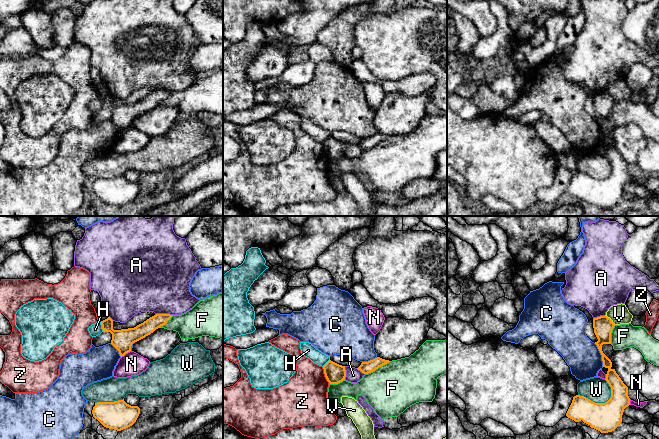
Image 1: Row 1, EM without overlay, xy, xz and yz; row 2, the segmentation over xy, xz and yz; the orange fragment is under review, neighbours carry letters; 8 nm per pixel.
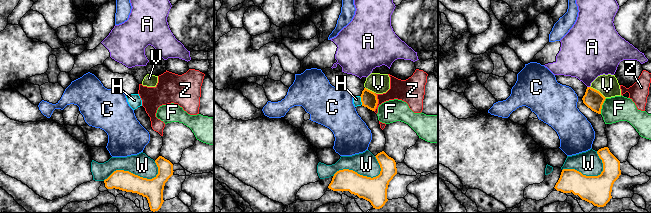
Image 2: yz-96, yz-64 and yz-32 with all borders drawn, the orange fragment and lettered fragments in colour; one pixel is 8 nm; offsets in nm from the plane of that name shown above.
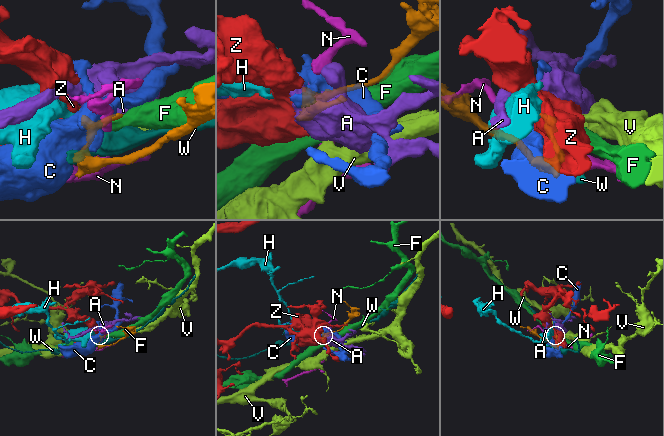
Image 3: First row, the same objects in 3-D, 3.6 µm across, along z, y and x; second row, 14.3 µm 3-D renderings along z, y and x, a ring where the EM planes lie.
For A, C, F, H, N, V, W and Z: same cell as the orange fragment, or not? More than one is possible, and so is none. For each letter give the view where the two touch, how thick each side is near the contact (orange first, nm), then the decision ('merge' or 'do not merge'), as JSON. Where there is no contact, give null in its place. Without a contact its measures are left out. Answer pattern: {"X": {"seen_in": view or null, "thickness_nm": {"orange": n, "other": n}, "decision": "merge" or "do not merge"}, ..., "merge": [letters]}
{"A": {"seen_in": "xy", "thickness_nm": {"orange": 120, "other": 460}, "decision": "do not merge"}, "C": {"seen_in": "yz", "thickness_nm": {"orange": 160, "other": 280}, "decision": "do not merge"}, "F": {"seen_in": "xz", "thickness_nm": {"orange": 100, "other": 400}, "decision": "do not merge"}, "H": {"seen_in": "xy", "thickness_nm": {"orange": 170, "other": 100}, "decision": "do not merge"}, "N": {"seen_in": "xy", "thickness_nm": {"orange": 170, "other": 190}, "decision": "do not merge"}, "V": {"seen_in": "yz", "thickness_nm": {"orange": 160, "other": 160}, "decision": "do not merge"}, "W": {"seen_in": "yz", "thickness_nm": {"orange": 240, "other": 200}, "decision": "do not merge"}, "Z": {"seen_in": "xz", "thickness_nm": {"orange": 160, "other": 360}, "decision": "do not merge"}, "merge": []}

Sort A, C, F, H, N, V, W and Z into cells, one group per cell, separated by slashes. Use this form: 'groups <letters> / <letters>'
groups A / C / F / H / N / V / W / Z

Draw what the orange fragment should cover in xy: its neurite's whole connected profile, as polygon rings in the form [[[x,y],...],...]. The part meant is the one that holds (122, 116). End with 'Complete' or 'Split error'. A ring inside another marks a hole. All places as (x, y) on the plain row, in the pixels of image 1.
[[[156,90],[134,104],[121,106],[113,105],[113,96],[110,93],[101,97],[101,101],[103,108],[110,108],[112,110],[111,120],[119,127],[122,133],[131,127],[133,119],[161,104],[172,92],[170,90]]]. Complete

